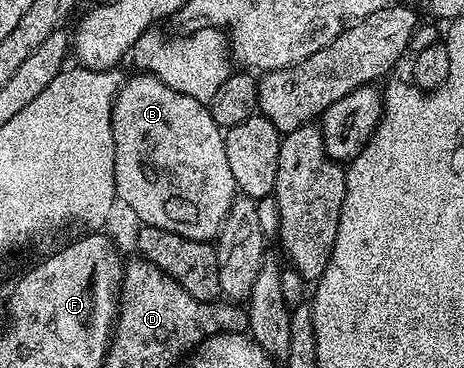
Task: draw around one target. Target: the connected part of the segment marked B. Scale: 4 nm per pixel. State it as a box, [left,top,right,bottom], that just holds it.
[111,73,237,242]

